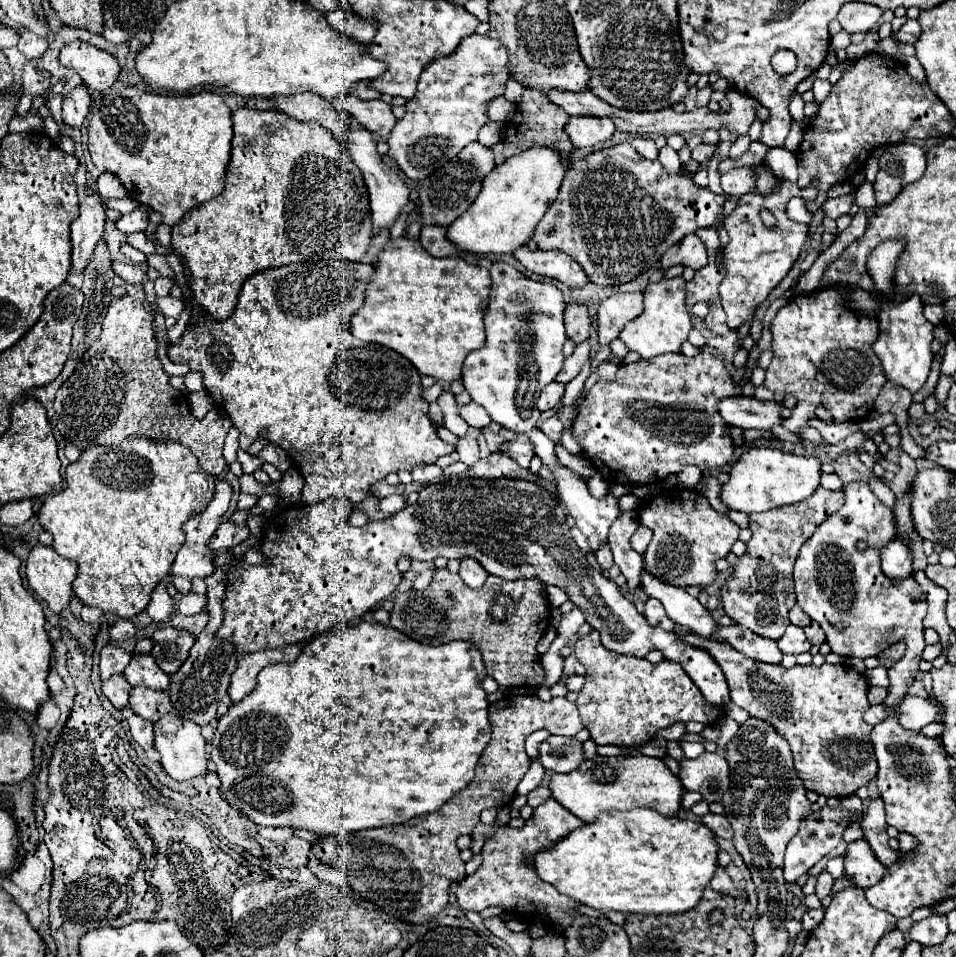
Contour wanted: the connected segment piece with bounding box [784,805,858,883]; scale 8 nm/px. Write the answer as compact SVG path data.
M824 807L820 811L814 811L808 819L802 821L800 831L794 839L790 839L784 855L784 879L788 883L794 883L802 873L806 873L810 867L814 867L824 855L828 855L832 849L838 847L842 841L842 833L846 827L850 827L858 819L856 813L844 809L844 807Z

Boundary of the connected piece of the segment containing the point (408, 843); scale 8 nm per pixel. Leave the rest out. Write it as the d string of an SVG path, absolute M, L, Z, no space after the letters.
M508 695L500 701L492 703L488 707L490 713L490 725L492 725L492 739L484 753L480 755L480 761L476 765L476 777L468 783L466 789L458 791L438 813L420 815L416 819L406 821L406 825L392 825L392 827L380 827L380 829L366 829L356 831L348 835L328 835L322 837L318 843L314 843L312 853L322 861L328 863L344 873L344 877L352 883L354 891L362 893L366 899L370 899L374 905L378 905L388 915L402 919L412 925L422 925L436 917L448 903L448 889L450 883L454 883L458 877L464 877L464 861L460 859L460 851L456 847L456 839L460 835L468 835L474 825L480 821L480 811L484 809L500 809L508 805L514 799L516 785L524 777L524 773L530 767L530 757L524 751L524 741L530 733L536 729L546 729L550 735L568 735L574 737L580 729L580 717L576 703L570 703L566 697L554 697L548 703L540 701L536 695Z

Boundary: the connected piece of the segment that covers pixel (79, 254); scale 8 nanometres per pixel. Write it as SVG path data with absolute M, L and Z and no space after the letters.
M84 189L80 197L80 215L70 225L72 235L72 273L84 271L88 265L88 259L92 257L92 251L96 243L102 239L104 233L104 203L98 195Z

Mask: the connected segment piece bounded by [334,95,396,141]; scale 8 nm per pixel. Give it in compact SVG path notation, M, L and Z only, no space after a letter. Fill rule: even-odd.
M354 95L348 97L340 97L334 101L336 109L354 117L362 127L366 127L368 131L376 133L380 139L388 139L392 127L396 125L396 117L390 109L390 105L386 105L384 101L360 101Z

